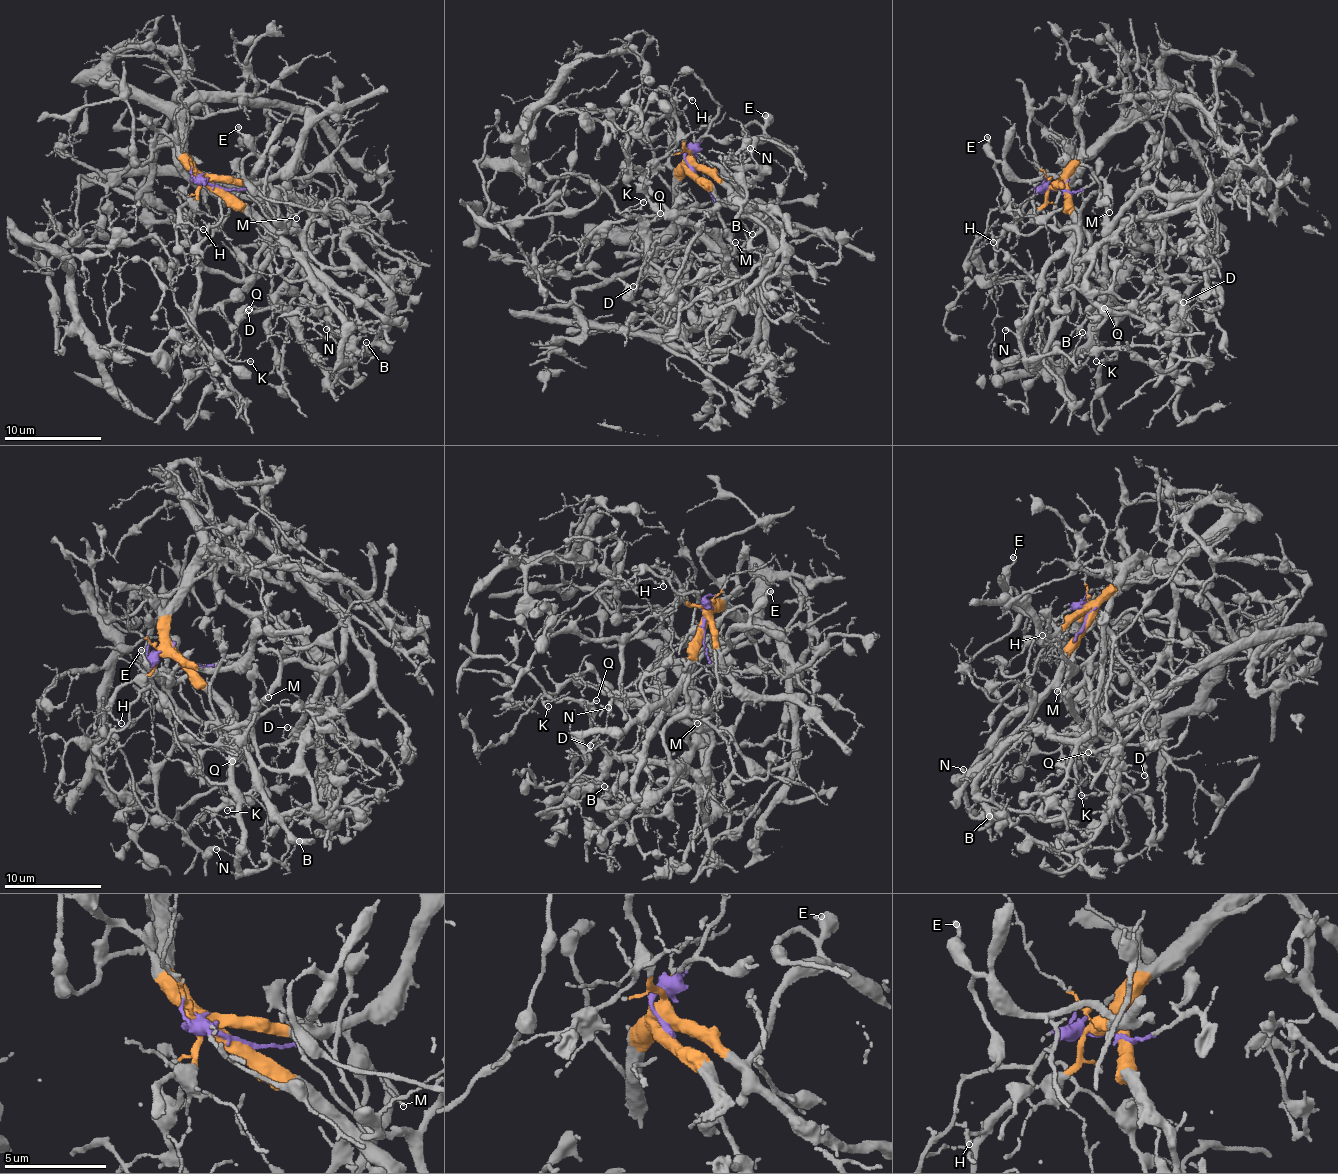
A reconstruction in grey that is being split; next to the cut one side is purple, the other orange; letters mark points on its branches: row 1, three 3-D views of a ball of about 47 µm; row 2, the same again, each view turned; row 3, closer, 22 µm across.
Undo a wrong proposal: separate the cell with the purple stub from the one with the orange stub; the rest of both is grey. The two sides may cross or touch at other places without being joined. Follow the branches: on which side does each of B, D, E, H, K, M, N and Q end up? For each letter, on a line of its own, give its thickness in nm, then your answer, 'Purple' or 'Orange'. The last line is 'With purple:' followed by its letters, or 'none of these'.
B: Thickness 120 nm. Orange
D: Thickness 100 nm. Purple
E: Thickness 200 nm. Orange
H: Thickness 140 nm. Orange
K: Thickness 140 nm. Purple
M: Thickness 90 nm. Purple
N: Thickness 180 nm. Orange
Q: Thickness 120 nm. Purple
With purple: D, K, M, Q

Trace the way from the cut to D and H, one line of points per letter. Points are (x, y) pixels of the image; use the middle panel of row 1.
D: (693, 170), (728, 232), (719, 234), (729, 259), (728, 304), (702, 286), (673, 284), (657, 274), (632, 287)
H: (693, 170), (689, 168), (689, 156), (681, 140), (679, 121), (673, 110), (683, 94), (692, 100)

